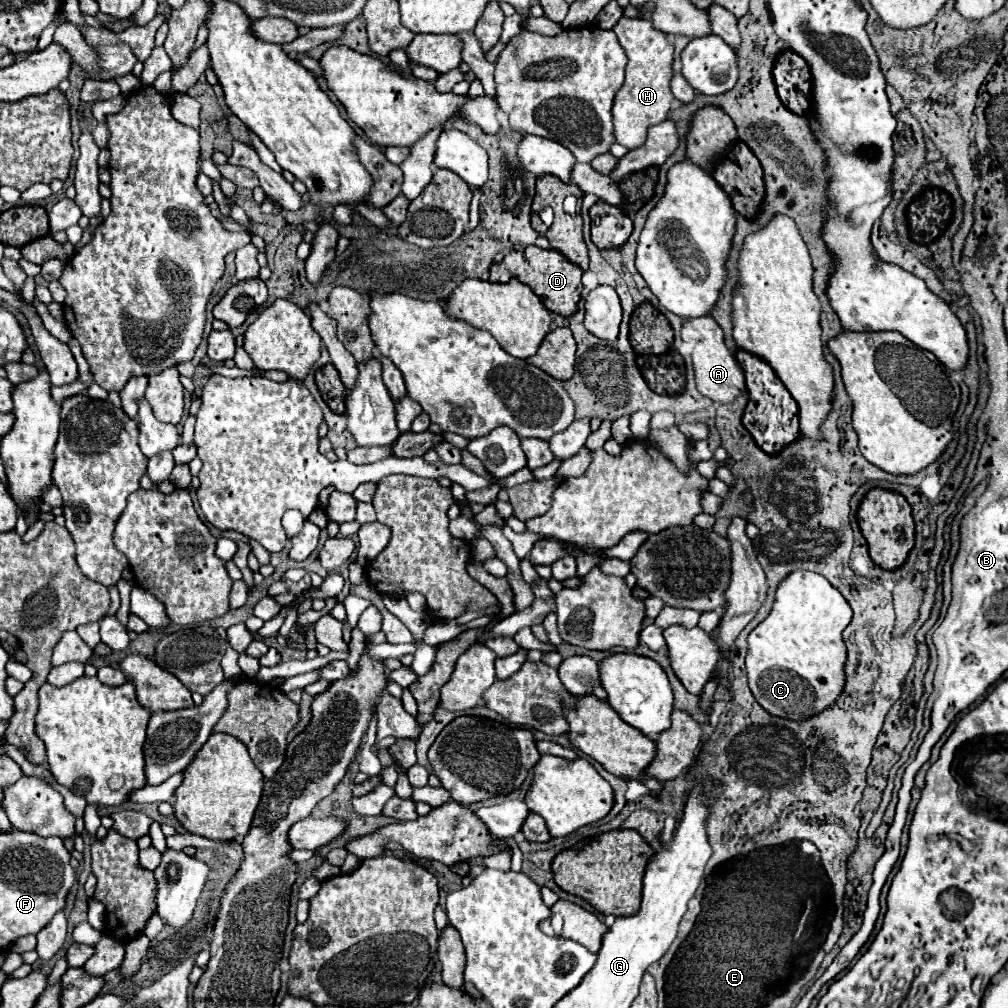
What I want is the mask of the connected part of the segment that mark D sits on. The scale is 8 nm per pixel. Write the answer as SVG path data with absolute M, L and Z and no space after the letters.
M522 246L522 248L514 248L510 254L506 254L500 262L494 262L490 268L490 282L508 282L512 276L516 276L522 284L530 286L536 296L548 306L548 310L562 314L562 316L570 316L576 312L576 306L580 302L582 296L582 270L572 264L570 260L566 260L560 252L556 250L544 250L538 246Z

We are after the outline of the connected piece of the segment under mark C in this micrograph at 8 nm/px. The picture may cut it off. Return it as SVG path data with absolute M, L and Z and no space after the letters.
M794 570L780 580L770 614L748 636L746 674L756 702L790 720L804 720L828 708L844 686L842 630L850 618L848 602L822 574Z

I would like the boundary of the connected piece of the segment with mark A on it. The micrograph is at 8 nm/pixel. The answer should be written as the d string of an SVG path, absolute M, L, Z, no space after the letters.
M700 316L700 318L688 318L682 324L682 340L692 344L692 364L696 372L696 386L698 392L708 396L714 402L726 404L732 402L738 394L744 392L744 372L740 364L736 362L734 354L724 344L722 328L716 324L712 316Z

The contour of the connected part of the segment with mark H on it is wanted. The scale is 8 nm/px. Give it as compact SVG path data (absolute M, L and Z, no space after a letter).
M622 16L618 24L612 28L618 36L620 46L628 56L626 80L622 88L616 92L612 106L612 122L614 122L614 138L618 144L628 150L642 146L646 140L646 132L650 126L660 124L668 118L670 104L674 100L670 92L672 80L672 52L674 46L668 44L666 34L656 30L650 20L644 18L626 18Z

